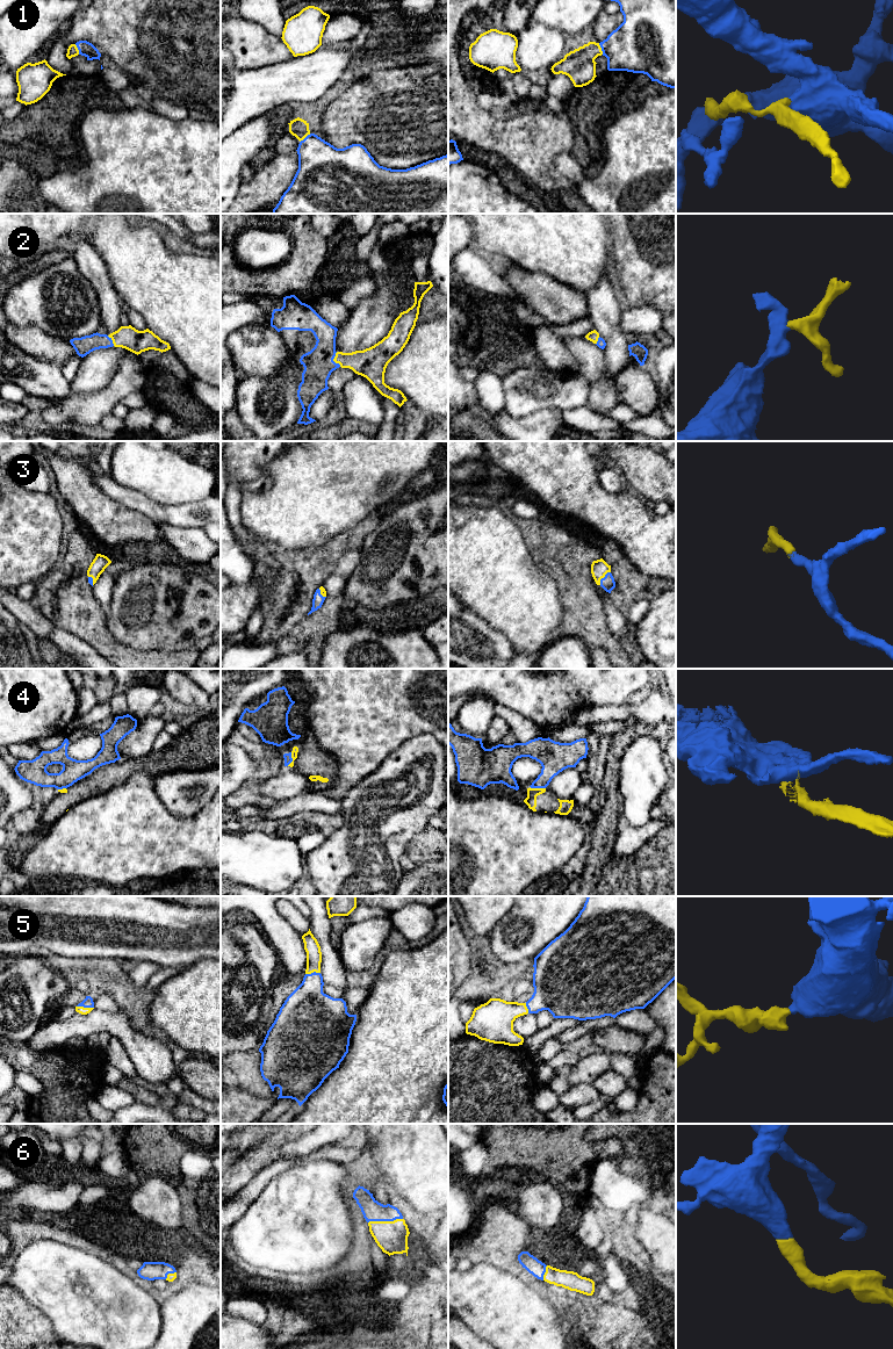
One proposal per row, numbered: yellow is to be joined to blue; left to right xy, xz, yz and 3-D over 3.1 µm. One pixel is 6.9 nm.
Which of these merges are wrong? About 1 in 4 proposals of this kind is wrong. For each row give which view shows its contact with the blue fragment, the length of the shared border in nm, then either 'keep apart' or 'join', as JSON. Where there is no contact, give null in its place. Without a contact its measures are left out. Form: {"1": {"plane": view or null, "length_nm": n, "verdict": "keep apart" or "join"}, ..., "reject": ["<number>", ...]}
{"1": {"plane": "yz", "length_nm": 90, "verdict": "join"}, "2": {"plane": "xz", "length_nm": 110, "verdict": "join"}, "3": {"plane": "yz", "length_nm": 120, "verdict": "join"}, "4": {"plane": "yz", "length_nm": 110, "verdict": "keep apart"}, "5": {"plane": "xy", "length_nm": 120, "verdict": "join"}, "6": {"plane": "xz", "length_nm": 240, "verdict": "join"}, "reject": ["4"]}

